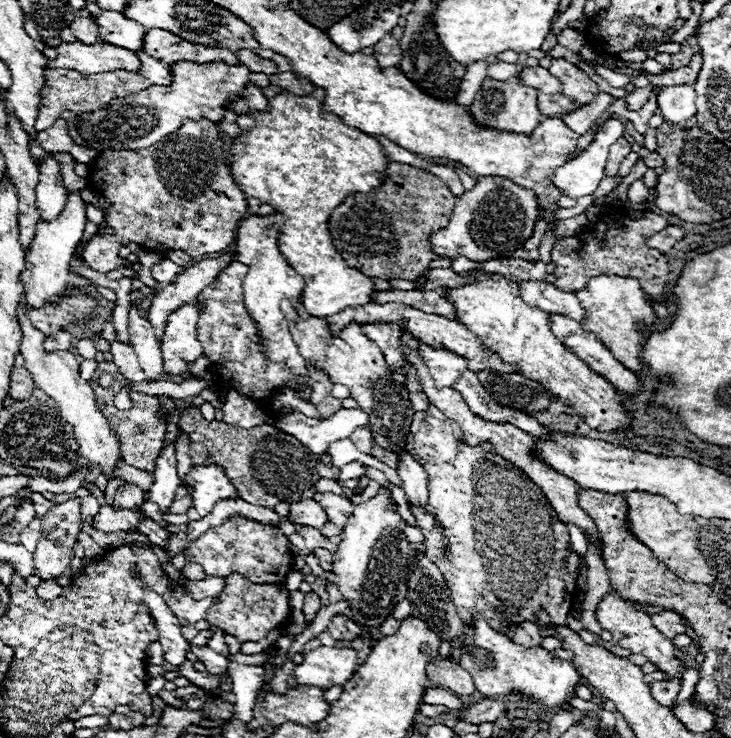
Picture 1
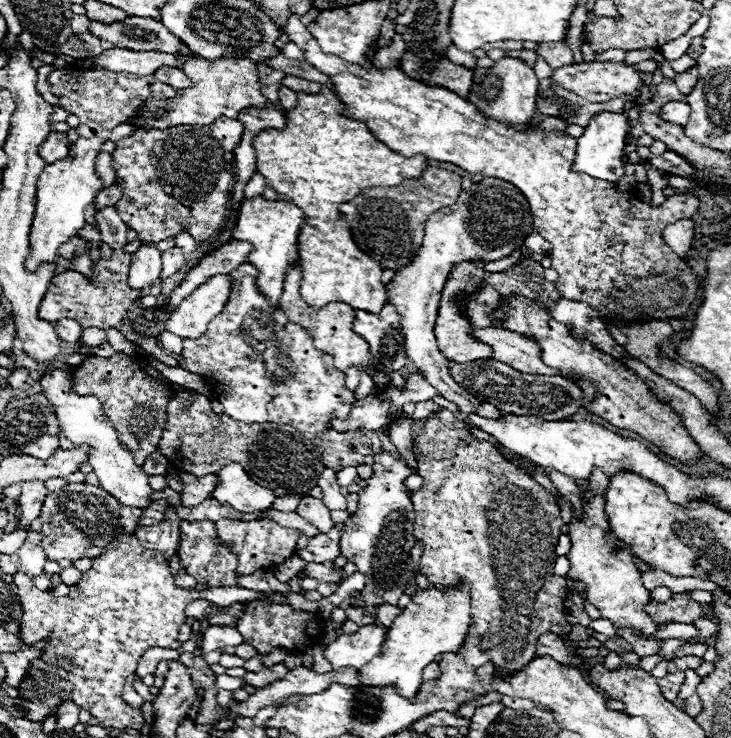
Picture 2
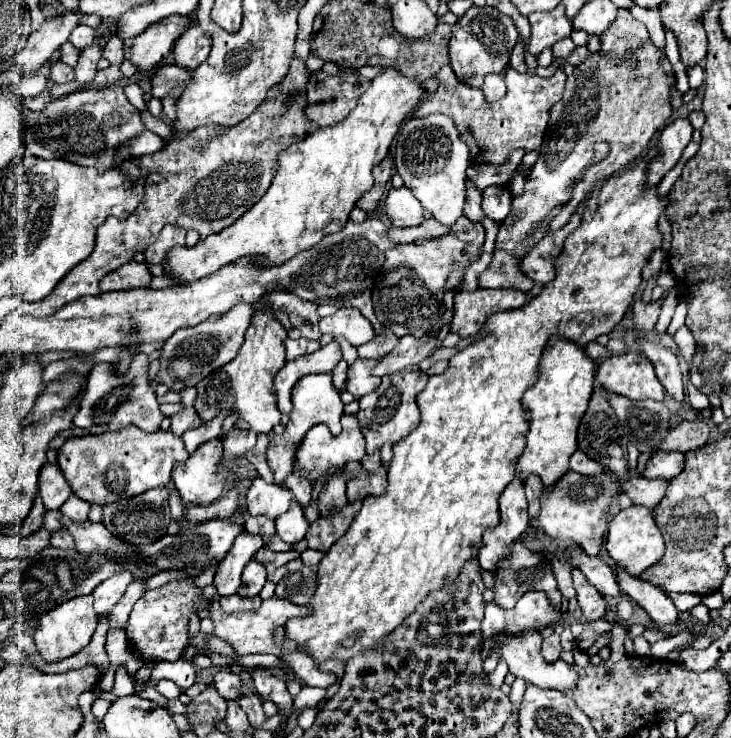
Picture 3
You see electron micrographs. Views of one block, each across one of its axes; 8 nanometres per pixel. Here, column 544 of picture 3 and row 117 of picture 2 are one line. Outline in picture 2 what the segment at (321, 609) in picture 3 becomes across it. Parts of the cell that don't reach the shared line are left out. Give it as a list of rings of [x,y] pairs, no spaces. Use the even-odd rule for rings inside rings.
[[[326,86],[318,94],[298,92],[296,108],[286,112],[286,126],[282,130],[266,128],[256,134],[254,150],[256,150],[256,172],[260,172],[266,180],[266,186],[272,188],[280,200],[294,202],[304,212],[304,222],[328,222],[338,220],[338,206],[356,198],[364,188],[372,186],[398,186],[406,178],[420,178],[422,170],[428,166],[424,156],[406,158],[398,152],[392,152],[386,144],[378,142],[368,126],[358,120],[350,120],[340,114],[342,104],[332,90]]]

